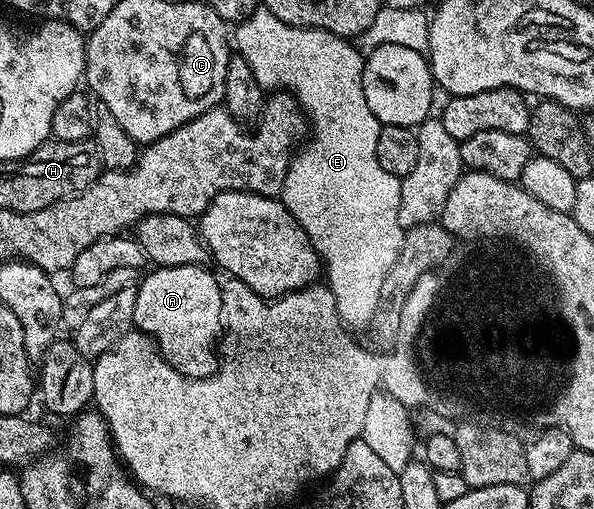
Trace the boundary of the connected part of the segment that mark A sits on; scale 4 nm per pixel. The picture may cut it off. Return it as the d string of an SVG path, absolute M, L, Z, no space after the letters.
M178 264L168 268L156 267L140 279L135 293L137 302L133 306L134 327L151 337L159 347L163 361L173 370L185 374L194 380L204 380L212 376L219 368L221 359L217 351L217 341L221 336L221 284L210 272L210 267L201 264Z

